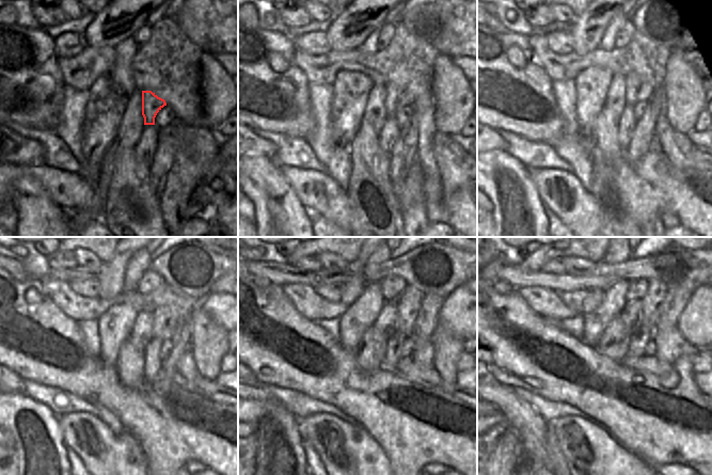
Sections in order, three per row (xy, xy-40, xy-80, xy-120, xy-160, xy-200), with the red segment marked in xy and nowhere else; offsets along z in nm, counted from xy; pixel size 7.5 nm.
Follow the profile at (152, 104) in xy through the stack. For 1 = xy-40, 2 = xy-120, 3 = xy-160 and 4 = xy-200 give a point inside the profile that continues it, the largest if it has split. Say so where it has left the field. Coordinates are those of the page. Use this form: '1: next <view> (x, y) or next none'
1: next xy-40 (396, 97)
2: next xy-120 (163, 319)
3: next xy-160 (409, 305)
4: next xy-200 (652, 301)

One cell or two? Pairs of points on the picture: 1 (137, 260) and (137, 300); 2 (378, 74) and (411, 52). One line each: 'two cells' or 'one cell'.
1: two cells
2: one cell

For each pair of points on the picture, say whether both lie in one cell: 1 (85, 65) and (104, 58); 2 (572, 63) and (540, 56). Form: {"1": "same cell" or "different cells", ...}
{"1": "same cell", "2": "same cell"}

